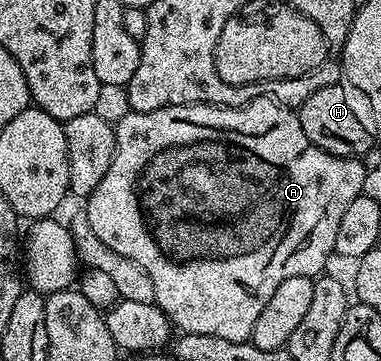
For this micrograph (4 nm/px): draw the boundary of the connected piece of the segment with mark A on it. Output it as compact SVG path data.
M271 97L256 99L253 103L242 104L241 107L187 103L185 107L163 107L150 113L129 110L127 114L114 123L114 161L110 161L110 169L106 169L106 177L102 177L98 189L94 189L94 193L86 199L90 229L94 229L98 241L102 241L106 249L114 249L114 253L122 253L122 257L130 257L130 261L146 269L150 281L154 281L155 304L167 313L173 328L185 335L223 337L225 341L239 343L251 340L258 313L266 309L266 301L274 297L274 289L278 289L282 281L303 275L316 277L327 268L324 266L327 265L328 258L333 258L334 237L338 237L338 225L342 225L342 213L346 213L350 201L362 194L363 162L347 155L331 155L329 151L314 145L302 129L299 114L293 108L283 107Z

